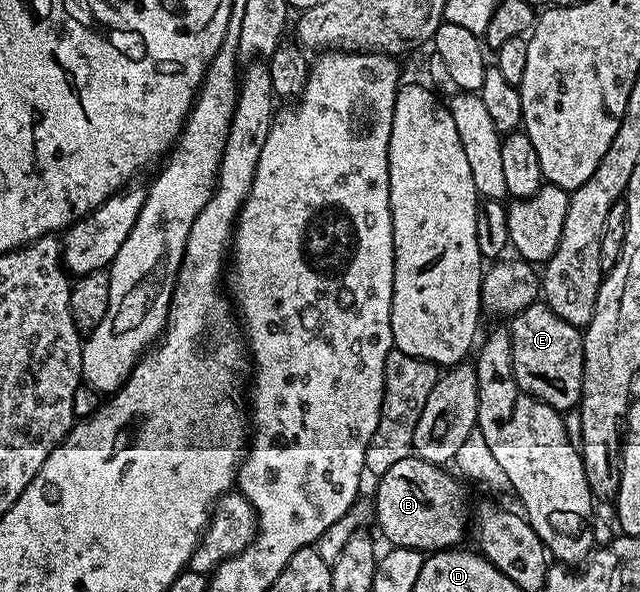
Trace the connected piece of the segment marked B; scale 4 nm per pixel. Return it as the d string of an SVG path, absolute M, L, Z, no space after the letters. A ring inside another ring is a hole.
M412 456L397 460L389 472L378 475L373 518L376 523L379 521L380 532L391 541L392 547L434 552L455 548L462 543L459 541L463 533L469 530L464 483L454 473L446 474L445 471L443 466L435 466L432 462Z

